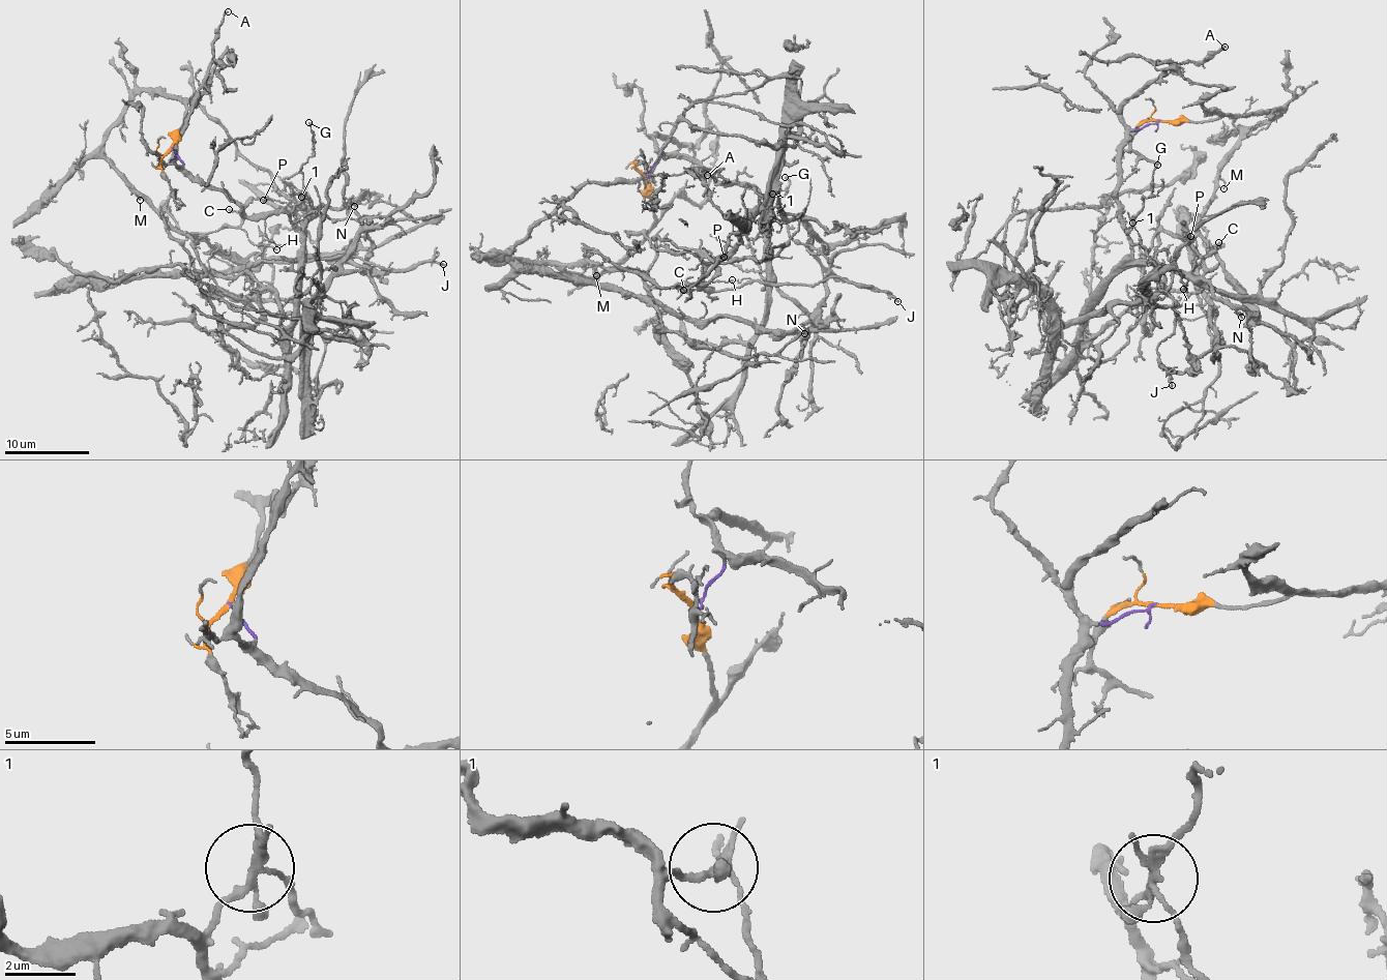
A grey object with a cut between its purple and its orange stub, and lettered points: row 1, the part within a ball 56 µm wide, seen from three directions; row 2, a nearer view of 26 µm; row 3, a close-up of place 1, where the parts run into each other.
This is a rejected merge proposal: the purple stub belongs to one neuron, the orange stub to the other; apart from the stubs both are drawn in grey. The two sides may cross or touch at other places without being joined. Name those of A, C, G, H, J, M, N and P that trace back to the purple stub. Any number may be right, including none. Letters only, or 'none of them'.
A, G, J, N, P

